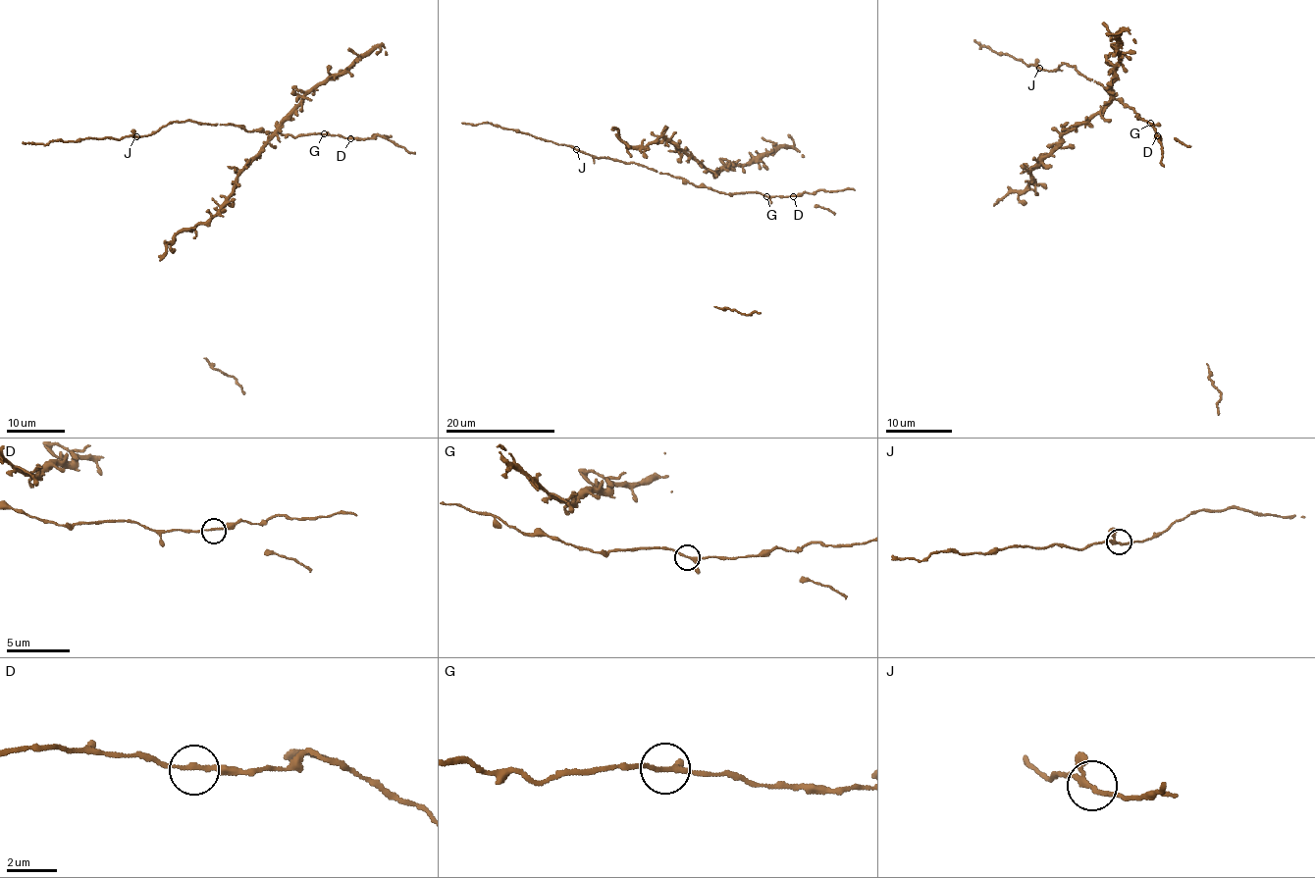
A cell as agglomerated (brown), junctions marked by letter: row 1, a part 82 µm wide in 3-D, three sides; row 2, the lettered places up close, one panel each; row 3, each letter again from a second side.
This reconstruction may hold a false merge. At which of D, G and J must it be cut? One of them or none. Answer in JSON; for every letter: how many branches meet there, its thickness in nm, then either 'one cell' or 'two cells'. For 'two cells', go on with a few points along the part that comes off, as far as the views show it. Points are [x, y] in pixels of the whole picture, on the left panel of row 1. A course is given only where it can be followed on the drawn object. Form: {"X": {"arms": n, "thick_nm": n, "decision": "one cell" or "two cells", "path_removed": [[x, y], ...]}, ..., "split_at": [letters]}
{"D": {"arms": 2, "thick_nm": 150, "decision": "one cell"}, "G": {"arms": 3, "thick_nm": 150, "decision": "one cell"}, "J": {"arms": 3, "thick_nm": 150, "decision": "two cells", "path_removed": [[136, 135], [54, 139], [48, 143], [23, 141]]}, "split_at": ["J"]}

